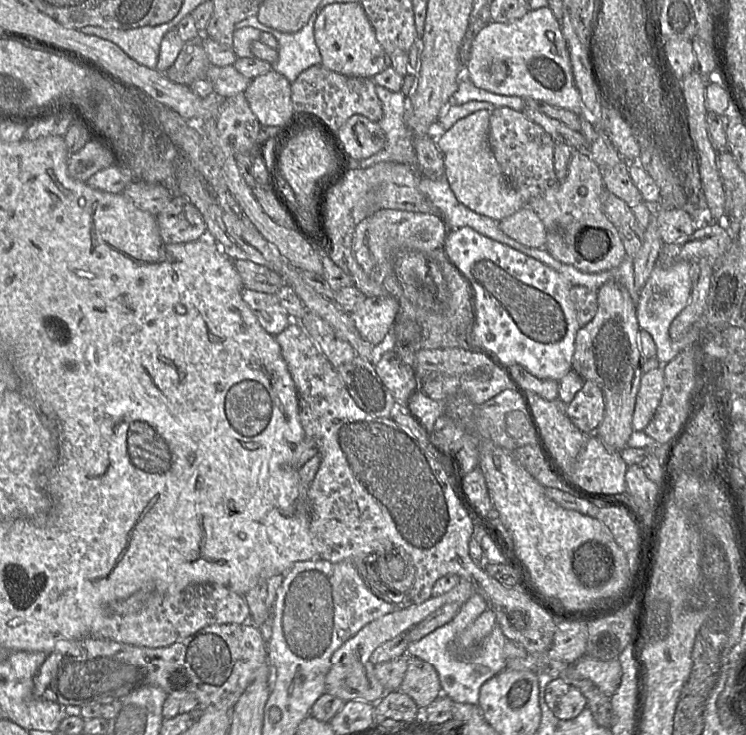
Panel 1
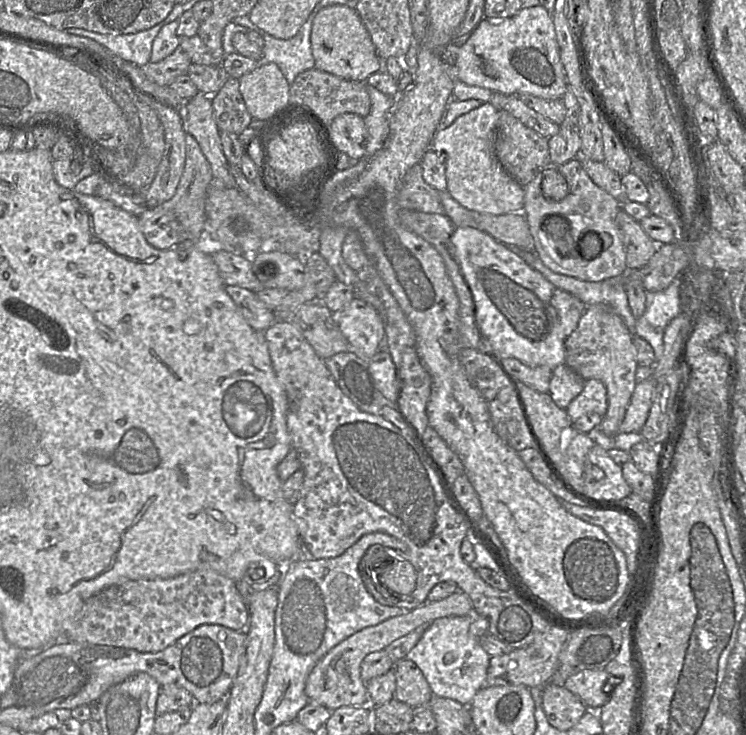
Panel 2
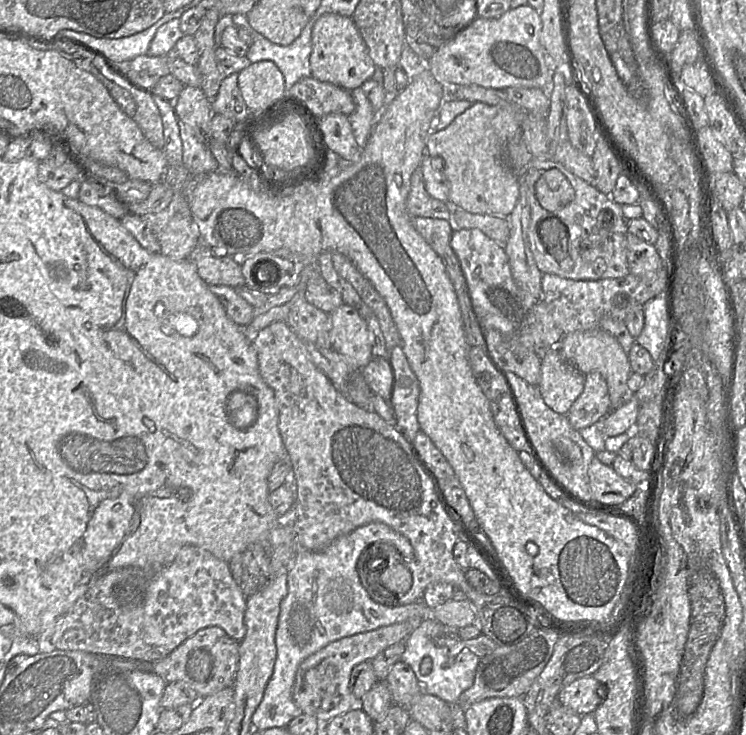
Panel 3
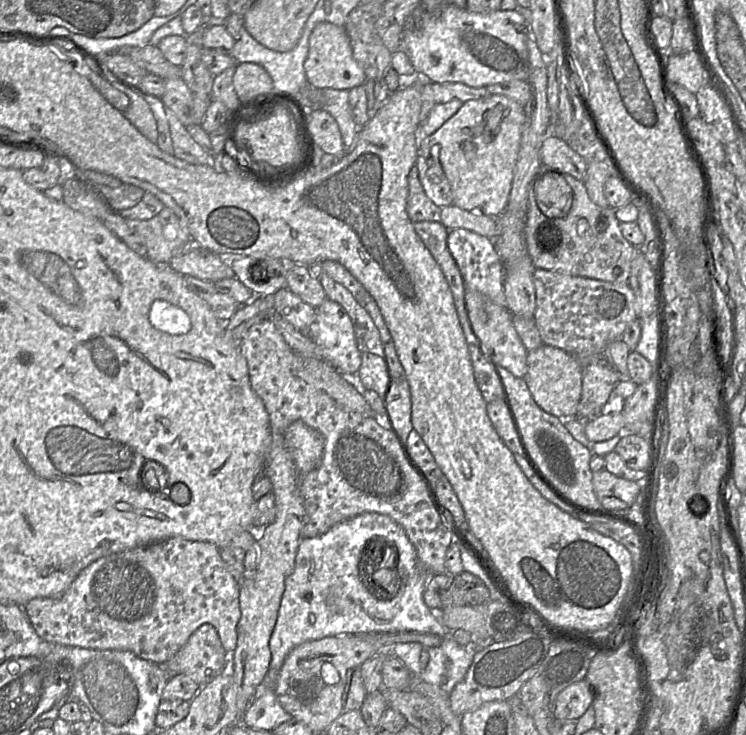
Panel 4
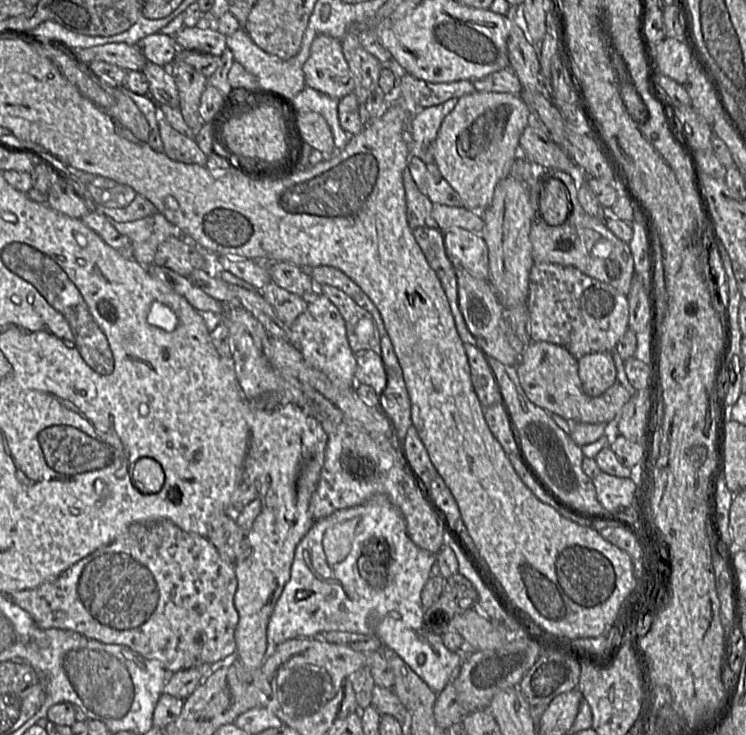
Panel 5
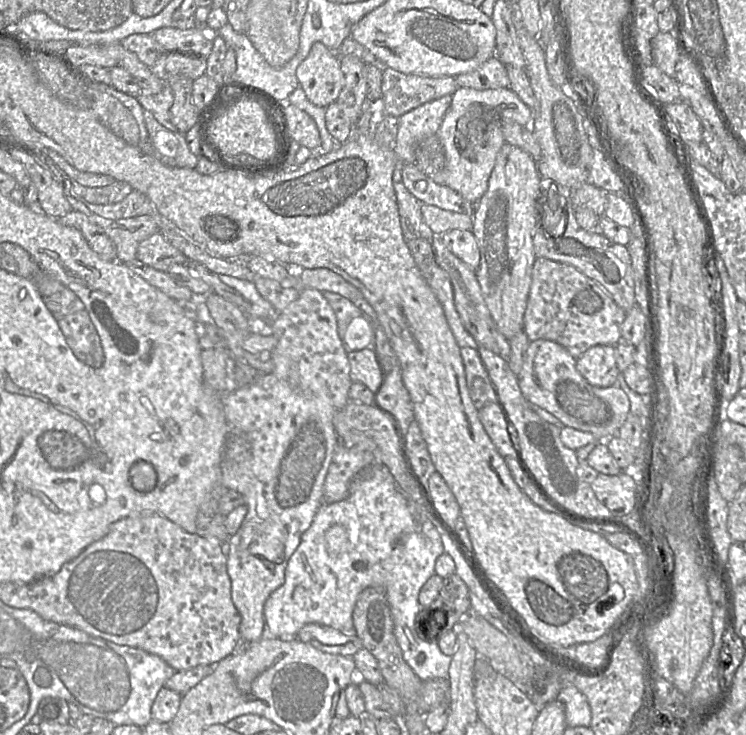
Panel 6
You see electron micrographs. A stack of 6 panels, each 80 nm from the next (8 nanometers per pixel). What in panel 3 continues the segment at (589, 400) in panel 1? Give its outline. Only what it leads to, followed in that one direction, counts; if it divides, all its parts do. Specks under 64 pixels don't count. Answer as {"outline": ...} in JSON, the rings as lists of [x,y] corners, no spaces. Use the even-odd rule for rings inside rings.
{"outline":[[[599,372],[585,375],[584,389],[567,415],[577,431],[599,422],[610,412],[610,397],[605,378]]]}

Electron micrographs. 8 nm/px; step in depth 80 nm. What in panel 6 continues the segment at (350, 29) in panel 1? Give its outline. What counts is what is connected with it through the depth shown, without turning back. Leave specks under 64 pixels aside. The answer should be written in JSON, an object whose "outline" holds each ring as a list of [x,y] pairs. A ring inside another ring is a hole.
{"outline":[[[316,42],[296,71],[299,87],[310,102],[327,108],[338,98],[344,76],[339,56],[321,42]]]}

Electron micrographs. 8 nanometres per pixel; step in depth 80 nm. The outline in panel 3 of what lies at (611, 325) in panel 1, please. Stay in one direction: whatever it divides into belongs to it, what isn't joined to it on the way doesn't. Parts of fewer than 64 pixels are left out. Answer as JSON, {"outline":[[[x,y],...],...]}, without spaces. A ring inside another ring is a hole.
{"outline":[[[599,327],[572,332],[560,341],[557,349],[582,374],[599,372],[605,378],[610,397],[610,410],[621,407],[634,394],[627,386],[627,380],[632,373],[628,354],[609,332]]]}

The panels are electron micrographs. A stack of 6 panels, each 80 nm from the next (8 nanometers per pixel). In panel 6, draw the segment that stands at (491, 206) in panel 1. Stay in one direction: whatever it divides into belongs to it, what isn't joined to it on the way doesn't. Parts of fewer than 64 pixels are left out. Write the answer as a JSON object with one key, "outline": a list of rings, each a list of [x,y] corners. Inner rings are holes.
{"outline":[[[458,88],[452,94],[452,103],[437,133],[445,153],[444,185],[476,205],[487,190],[488,180],[494,168],[497,154],[506,143],[502,133],[503,124],[515,122],[526,125],[531,118],[533,118],[533,110],[510,88],[485,90]]]}

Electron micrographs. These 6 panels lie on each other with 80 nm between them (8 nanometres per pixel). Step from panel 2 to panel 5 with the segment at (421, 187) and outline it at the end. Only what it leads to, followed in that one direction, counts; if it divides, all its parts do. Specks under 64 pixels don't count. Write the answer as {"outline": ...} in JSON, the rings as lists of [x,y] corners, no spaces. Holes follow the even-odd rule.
{"outline":[[[407,168],[403,172],[403,185],[409,227],[412,230],[419,227],[437,228],[431,215],[433,203],[419,190]]]}

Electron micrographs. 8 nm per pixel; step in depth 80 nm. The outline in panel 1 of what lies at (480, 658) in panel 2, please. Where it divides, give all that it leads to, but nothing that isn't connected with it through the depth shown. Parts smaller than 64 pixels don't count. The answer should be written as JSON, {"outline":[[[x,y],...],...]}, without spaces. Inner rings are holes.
{"outline":[[[474,594],[462,604],[458,613],[445,625],[421,638],[419,641],[409,643],[407,654],[430,663],[439,676],[442,694],[455,703],[477,705],[481,686],[503,671],[507,658],[504,655],[506,638],[496,624],[491,633],[480,643],[476,650],[476,656],[471,661],[462,661],[453,654],[453,642],[457,636],[471,625],[485,610],[487,604],[479,595]]]}

